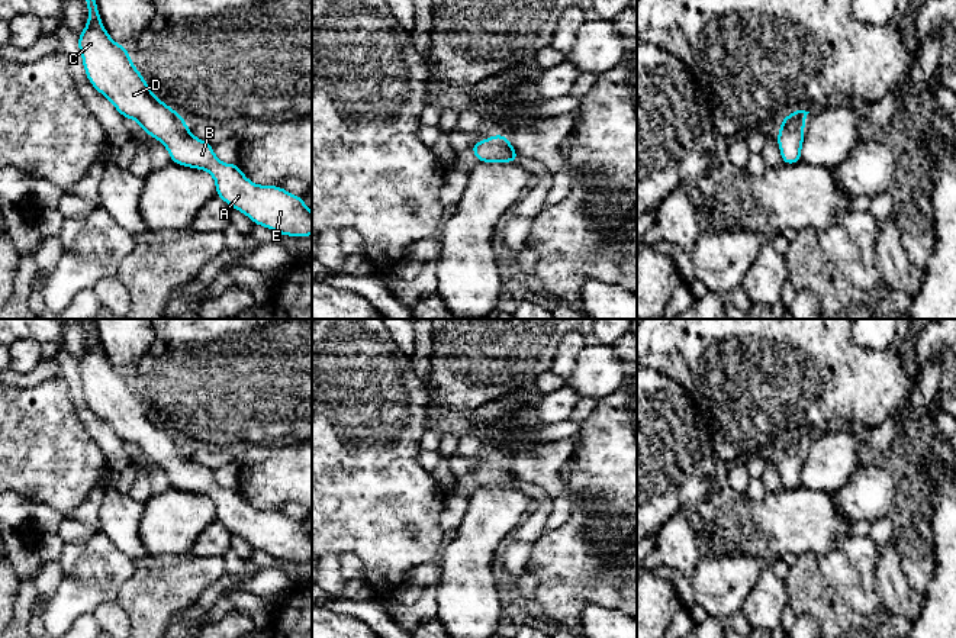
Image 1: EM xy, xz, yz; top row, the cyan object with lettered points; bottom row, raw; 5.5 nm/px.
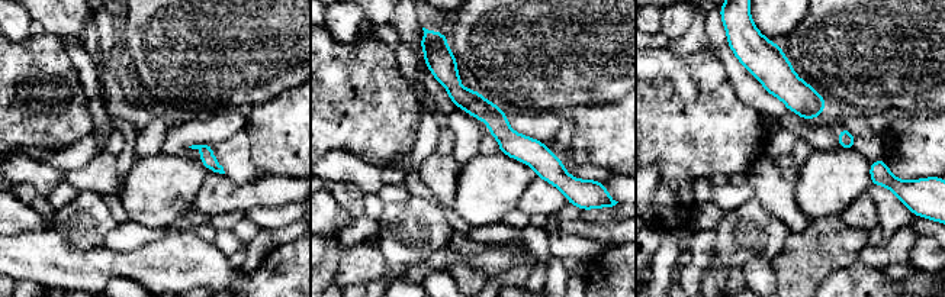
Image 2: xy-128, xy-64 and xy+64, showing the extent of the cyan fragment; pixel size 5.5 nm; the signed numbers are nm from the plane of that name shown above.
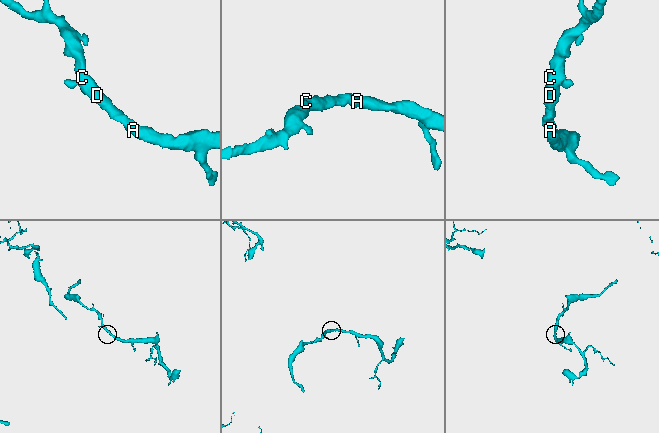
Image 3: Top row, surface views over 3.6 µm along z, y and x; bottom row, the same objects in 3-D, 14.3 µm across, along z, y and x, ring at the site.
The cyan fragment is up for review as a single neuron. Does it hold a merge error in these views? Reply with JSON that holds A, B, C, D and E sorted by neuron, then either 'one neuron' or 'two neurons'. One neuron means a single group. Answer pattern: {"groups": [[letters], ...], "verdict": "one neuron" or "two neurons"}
{"groups": [["A", "B", "C", "D", "E"]], "verdict": "one neuron"}

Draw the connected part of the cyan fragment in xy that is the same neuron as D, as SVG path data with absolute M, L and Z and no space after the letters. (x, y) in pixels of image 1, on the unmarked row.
M84 319L83 323L87 328L88 345L78 361L78 374L91 410L107 422L125 444L135 444L149 461L161 465L171 481L171 487L210 497L216 508L216 521L232 534L247 539L252 548L296 563L312 560L312 536L306 532L305 525L279 510L254 509L244 500L238 489L221 487L213 477L213 471L193 461L186 445L152 418L142 399L135 393L128 373L118 370L109 361L93 319Z

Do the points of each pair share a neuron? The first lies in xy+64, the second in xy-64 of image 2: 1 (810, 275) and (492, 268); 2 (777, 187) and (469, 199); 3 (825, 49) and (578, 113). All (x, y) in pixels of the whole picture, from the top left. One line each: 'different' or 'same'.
1: different
2: different
3: different

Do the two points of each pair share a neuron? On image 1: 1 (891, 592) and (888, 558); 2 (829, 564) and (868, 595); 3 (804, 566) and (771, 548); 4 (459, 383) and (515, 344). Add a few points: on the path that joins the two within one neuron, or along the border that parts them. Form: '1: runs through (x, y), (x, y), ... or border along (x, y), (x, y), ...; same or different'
1: runs through (891, 583), (889, 567); same
2: runs through (839, 566), (858, 585); same
3: border along (816, 556), (801, 554), (798, 557); different
4: runs through (441, 358), (454, 344), (491, 344); same

